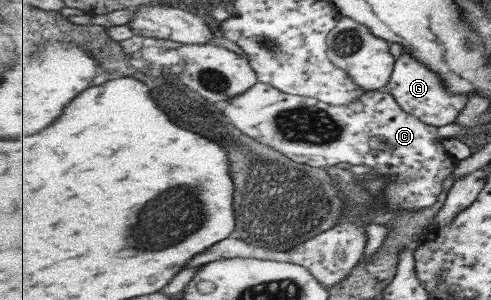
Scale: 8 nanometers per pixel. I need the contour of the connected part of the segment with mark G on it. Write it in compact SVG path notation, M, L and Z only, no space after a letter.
M403 51L402 55L397 59L395 69L390 82L382 89L394 95L399 105L412 116L420 118L422 122L426 122L433 127L446 126L452 124L458 119L458 115L462 113L462 109L468 104L469 94L454 94L448 92L442 78L432 72L428 66L418 62L410 52Z

